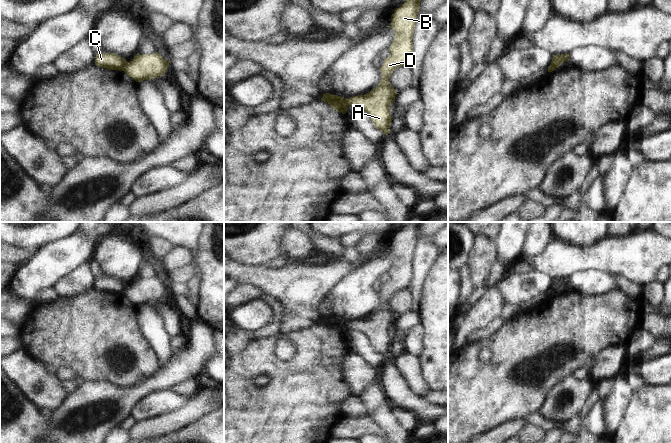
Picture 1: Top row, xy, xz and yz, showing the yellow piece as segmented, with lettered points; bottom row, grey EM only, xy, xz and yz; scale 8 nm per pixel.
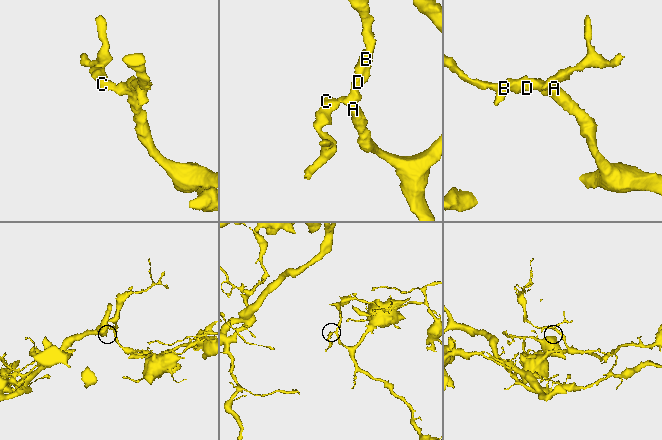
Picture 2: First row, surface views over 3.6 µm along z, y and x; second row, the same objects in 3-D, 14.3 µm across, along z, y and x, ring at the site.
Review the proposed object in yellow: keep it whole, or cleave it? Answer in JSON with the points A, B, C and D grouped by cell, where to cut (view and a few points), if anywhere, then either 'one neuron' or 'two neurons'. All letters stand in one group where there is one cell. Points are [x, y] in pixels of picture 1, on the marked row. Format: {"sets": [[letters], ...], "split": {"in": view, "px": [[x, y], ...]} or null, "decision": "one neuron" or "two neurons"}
{"sets": [["A", "B", "D"], ["C"]], "split": {"in": "xy", "px": [[127, 62], [122, 70]]}, "decision": "two neurons"}

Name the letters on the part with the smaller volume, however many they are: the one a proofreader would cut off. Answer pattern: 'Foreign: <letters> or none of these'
Foreign: C

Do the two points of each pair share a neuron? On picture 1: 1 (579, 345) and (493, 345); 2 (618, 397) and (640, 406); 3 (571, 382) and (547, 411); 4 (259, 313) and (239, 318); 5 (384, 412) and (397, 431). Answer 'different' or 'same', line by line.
1: same
2: different
3: same
4: same
5: same

